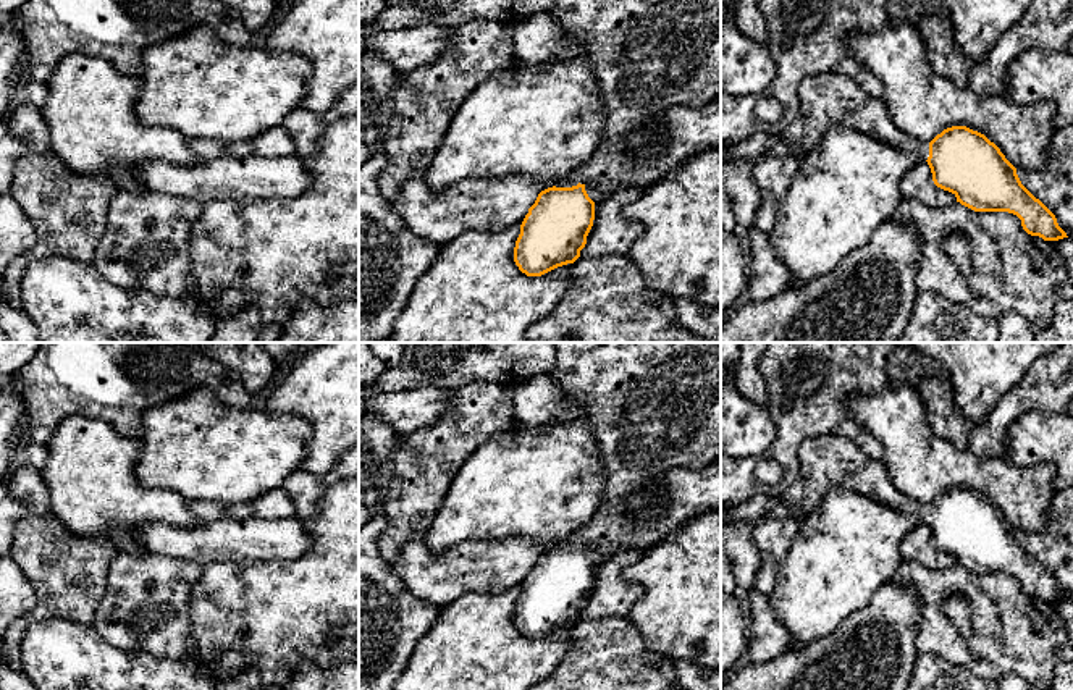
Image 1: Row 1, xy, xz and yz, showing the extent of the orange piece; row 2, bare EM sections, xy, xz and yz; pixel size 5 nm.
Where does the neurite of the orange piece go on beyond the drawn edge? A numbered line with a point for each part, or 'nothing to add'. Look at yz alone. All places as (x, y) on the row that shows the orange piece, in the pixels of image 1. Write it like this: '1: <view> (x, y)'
1: yz (829, 97)

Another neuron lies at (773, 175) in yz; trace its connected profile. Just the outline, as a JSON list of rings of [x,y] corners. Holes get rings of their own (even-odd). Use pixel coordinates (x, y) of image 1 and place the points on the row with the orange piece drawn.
[[[768,152],[755,160],[753,176],[761,192],[761,204],[755,220],[756,229],[771,233],[776,212],[797,173],[798,163],[800,158],[793,155],[774,157]]]

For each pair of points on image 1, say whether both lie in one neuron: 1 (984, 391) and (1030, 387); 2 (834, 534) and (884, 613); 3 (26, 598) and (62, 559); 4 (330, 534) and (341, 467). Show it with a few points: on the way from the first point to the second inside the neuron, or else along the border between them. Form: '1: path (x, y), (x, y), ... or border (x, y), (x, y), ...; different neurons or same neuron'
1: border (1039, 359), (1002, 396); different neurons
2: border (889, 580), (865, 606), (854, 611), (844, 621); different neurons
3: border (16, 563), (37, 597); different neurons
4: border (341, 479), (327, 490), (317, 511); different neurons

